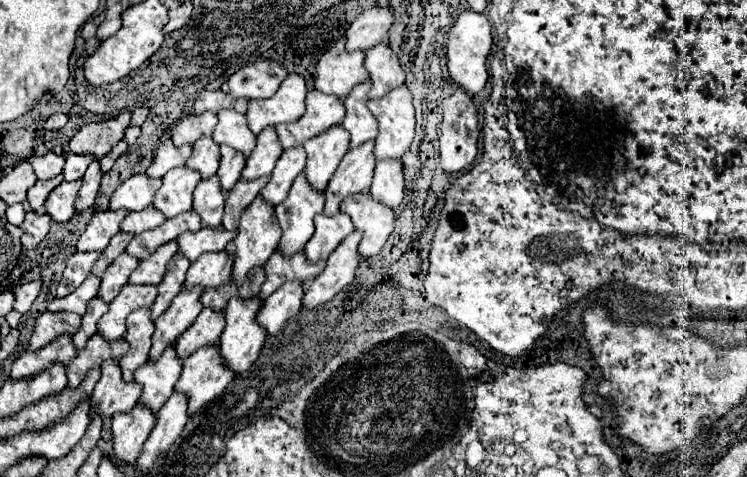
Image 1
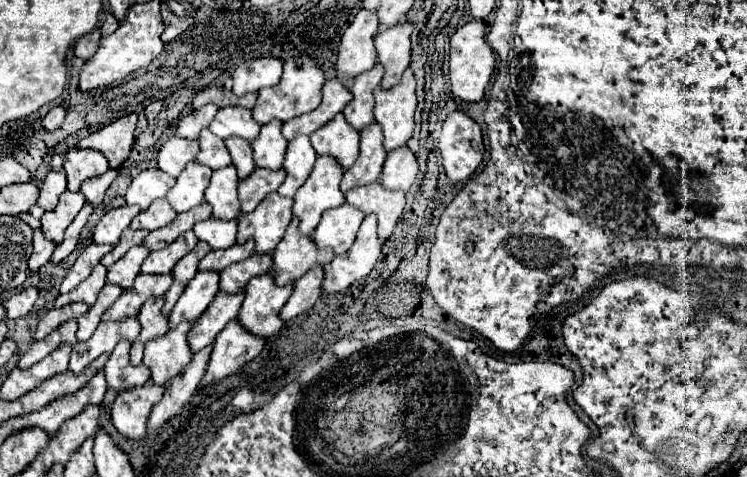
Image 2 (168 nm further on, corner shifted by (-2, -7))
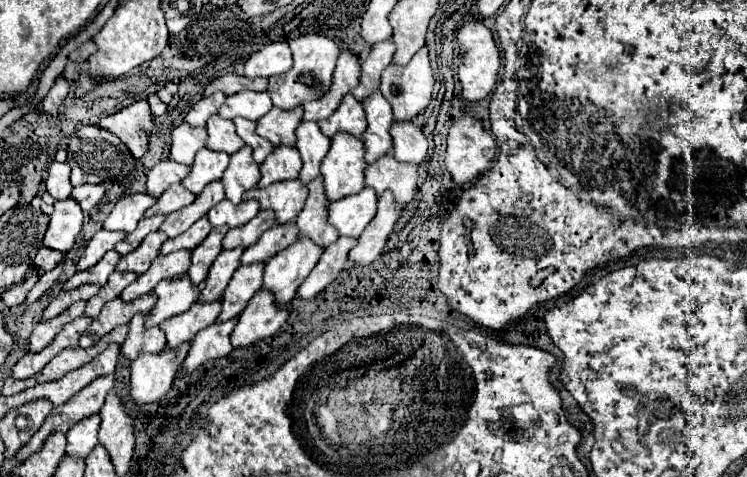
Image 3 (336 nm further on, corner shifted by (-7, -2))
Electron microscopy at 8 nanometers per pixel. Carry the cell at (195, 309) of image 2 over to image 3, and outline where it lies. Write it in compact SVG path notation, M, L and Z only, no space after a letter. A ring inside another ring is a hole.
M238 246L238 248L232 248L232 250L222 250L222 254L216 258L216 262L212 264L212 270L208 272L208 278L206 278L206 288L202 290L200 298L198 300L204 300L204 302L214 302L218 300L232 274L236 272L236 268L240 266L240 256L242 256L244 248Z

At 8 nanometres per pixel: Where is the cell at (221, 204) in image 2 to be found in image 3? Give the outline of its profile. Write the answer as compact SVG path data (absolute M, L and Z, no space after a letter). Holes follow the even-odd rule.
M248 146L240 148L230 158L230 166L224 170L222 182L226 188L226 198L234 204L242 202L242 194L254 188L260 180L260 166L252 158L252 150Z

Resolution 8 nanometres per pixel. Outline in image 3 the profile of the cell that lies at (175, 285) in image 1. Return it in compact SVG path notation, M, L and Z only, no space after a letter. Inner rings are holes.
M228 226L224 228L214 228L206 240L202 244L196 246L196 250L192 250L192 266L188 270L192 282L200 284L202 280L206 280L208 270L212 266L212 262L216 260L216 256L222 252L222 238L226 236Z

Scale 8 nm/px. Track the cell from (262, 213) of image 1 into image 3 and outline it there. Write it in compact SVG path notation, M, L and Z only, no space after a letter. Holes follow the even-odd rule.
M280 180L266 188L250 188L244 198L256 198L264 210L270 208L276 212L276 224L286 224L292 222L304 208L308 186L304 186L300 180Z

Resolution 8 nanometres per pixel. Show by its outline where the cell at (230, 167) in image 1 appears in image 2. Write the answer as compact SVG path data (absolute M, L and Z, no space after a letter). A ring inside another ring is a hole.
M227 139L225 145L227 145L229 153L231 153L233 165L237 169L237 177L245 179L255 169L253 155L251 155L251 145L245 139Z

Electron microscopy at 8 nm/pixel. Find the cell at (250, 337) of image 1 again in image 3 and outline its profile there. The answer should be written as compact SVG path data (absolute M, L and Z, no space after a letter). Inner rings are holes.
M304 236L270 258L264 270L264 288L274 292L280 306L292 302L292 298L296 296L296 288L318 264L322 252L322 246L314 244L308 236Z

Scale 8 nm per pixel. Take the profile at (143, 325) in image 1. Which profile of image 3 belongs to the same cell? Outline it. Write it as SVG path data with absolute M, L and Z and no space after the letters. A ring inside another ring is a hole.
M182 274L176 278L166 278L164 282L160 282L154 288L154 292L158 294L158 302L150 310L150 314L146 318L146 326L158 326L166 318L186 312L194 304L194 300L198 300L204 284L206 282L192 284L188 274Z

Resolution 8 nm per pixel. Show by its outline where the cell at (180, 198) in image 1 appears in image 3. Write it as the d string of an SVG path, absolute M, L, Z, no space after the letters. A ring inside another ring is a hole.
M202 148L194 158L192 172L182 180L184 188L192 190L194 194L200 194L206 184L210 184L216 178L222 178L224 170L228 168L228 162L230 162L230 154Z

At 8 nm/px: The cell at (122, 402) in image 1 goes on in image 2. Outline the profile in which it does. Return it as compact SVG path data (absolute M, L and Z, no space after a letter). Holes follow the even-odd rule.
M127 341L117 343L113 353L109 355L109 361L107 361L103 373L107 377L107 387L111 391L115 391L117 395L125 393L129 389L141 387L149 379L147 367L143 367L143 363L139 367L131 367L131 363L129 363L129 343Z

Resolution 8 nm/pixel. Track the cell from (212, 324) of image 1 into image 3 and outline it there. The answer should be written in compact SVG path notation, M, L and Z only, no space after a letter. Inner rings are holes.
M256 262L256 264L240 266L240 270L236 270L232 282L228 284L228 290L222 296L222 312L218 322L236 318L246 308L252 294L256 294L256 290L262 288L264 266L266 262Z

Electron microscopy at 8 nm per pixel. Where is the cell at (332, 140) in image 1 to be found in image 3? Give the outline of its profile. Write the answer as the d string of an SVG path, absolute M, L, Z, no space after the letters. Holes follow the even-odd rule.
M346 94L336 112L330 118L320 120L318 124L328 138L332 138L336 132L348 132L356 138L362 138L366 130L366 112L352 94Z

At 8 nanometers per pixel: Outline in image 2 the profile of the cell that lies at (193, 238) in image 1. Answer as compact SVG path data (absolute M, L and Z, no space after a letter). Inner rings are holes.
M207 219L203 223L195 223L193 227L199 241L209 243L211 249L227 249L235 245L237 237L237 221L219 221L219 219Z

